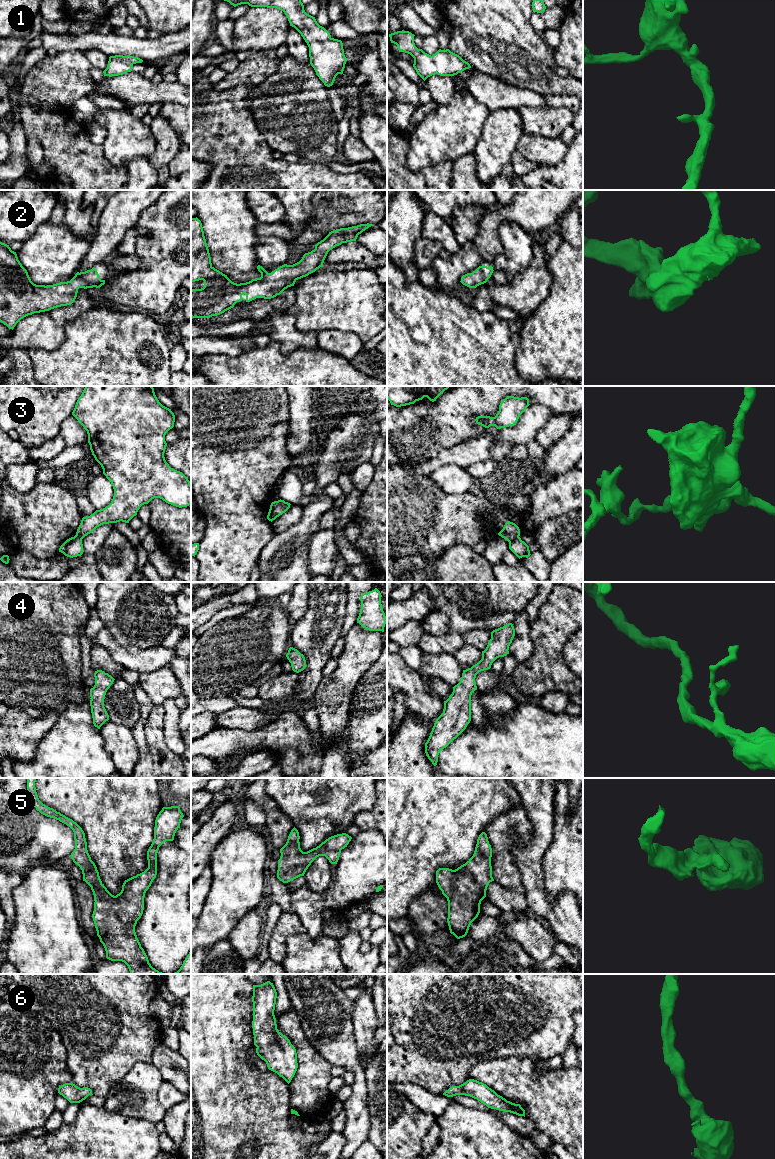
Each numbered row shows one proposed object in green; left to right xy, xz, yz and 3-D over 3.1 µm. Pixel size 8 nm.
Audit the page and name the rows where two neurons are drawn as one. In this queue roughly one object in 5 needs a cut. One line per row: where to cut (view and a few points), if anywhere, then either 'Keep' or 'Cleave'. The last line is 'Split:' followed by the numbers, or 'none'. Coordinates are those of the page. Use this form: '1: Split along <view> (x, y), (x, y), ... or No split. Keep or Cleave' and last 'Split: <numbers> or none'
1: No split. Keep
2: No split. Keep
3: Split along yz (518, 536), (509, 542). Cleave
4: No split. Keep
5: No split. Keep
6: No split. Keep
Split: 3

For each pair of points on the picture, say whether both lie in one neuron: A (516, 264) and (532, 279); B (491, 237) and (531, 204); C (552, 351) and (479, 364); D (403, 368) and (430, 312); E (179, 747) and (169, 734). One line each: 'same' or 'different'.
A: different
B: same
C: different
D: same
E: same

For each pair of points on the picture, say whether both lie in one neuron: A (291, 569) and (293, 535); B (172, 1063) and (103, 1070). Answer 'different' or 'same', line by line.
A: same
B: different

